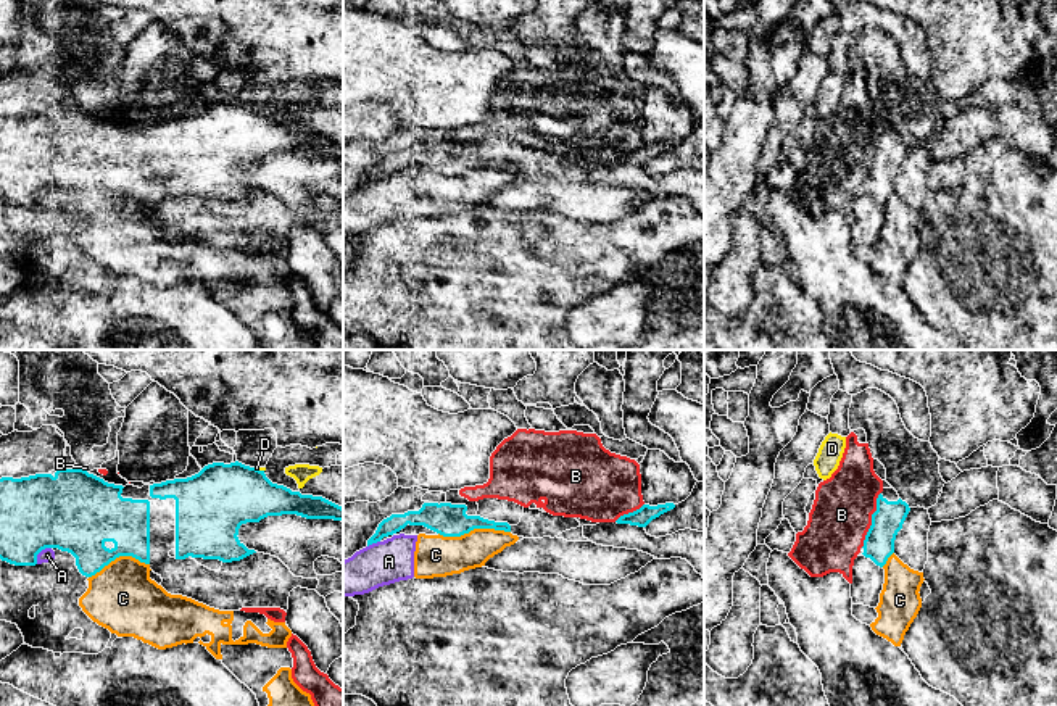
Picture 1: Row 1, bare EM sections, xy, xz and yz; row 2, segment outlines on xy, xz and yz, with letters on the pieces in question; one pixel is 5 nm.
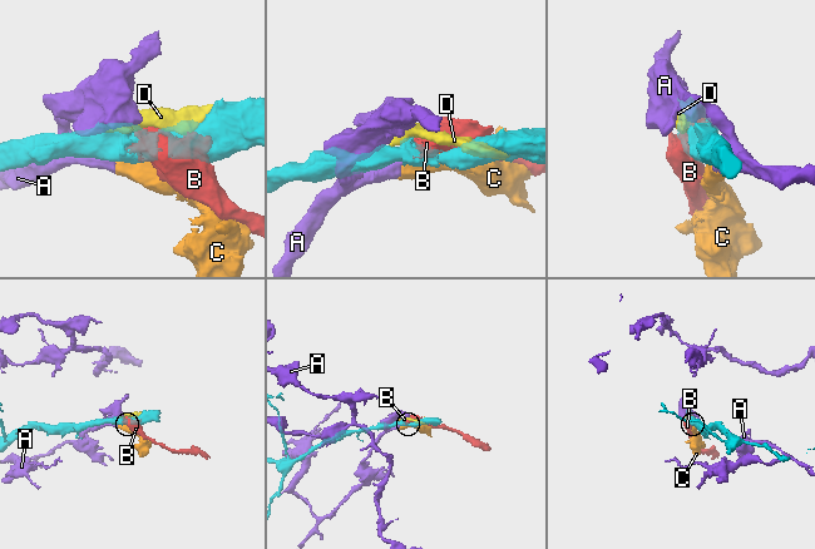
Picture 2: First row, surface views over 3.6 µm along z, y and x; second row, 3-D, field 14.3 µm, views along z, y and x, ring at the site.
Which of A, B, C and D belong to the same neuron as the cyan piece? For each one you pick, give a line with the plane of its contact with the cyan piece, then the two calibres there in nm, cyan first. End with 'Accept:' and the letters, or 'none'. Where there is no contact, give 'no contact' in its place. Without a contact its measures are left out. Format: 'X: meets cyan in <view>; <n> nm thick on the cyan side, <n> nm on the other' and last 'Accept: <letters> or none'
Accept: none

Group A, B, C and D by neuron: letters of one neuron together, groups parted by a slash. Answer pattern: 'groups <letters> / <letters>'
groups A C / B / D

